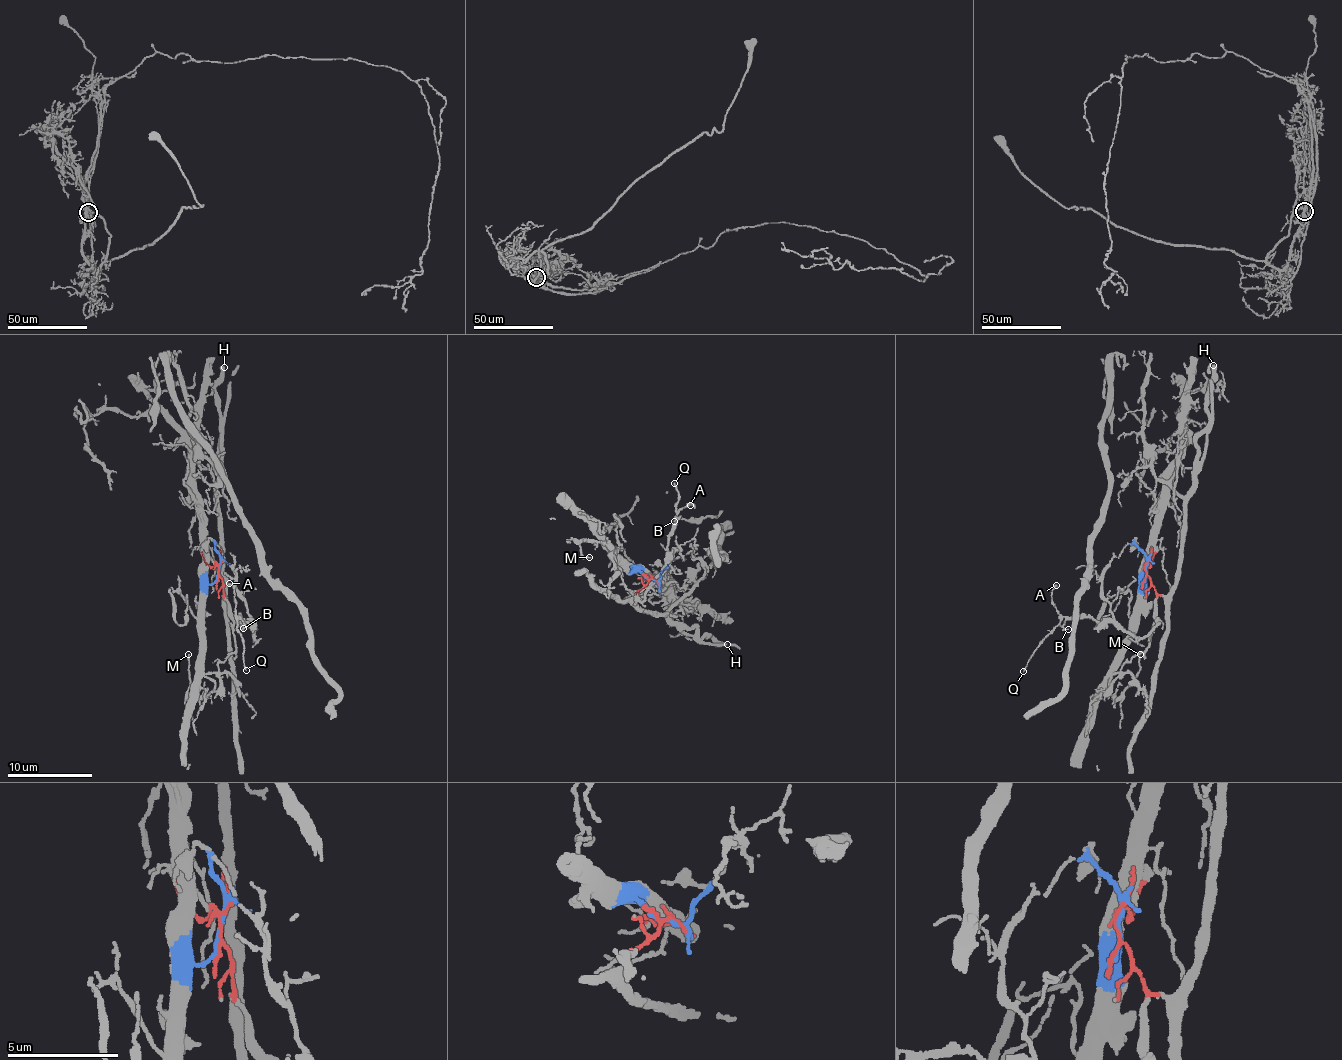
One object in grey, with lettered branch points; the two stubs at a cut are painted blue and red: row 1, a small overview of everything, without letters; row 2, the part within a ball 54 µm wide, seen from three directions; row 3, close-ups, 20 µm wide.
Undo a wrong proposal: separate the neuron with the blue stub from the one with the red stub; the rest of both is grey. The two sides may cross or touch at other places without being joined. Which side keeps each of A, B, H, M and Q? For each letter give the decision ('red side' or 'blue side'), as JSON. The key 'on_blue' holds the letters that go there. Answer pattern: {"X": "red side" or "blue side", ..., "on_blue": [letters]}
{"A": "red side", "B": "red side", "H": "red side", "M": "blue side", "Q": "red side", "on_blue": ["M"]}

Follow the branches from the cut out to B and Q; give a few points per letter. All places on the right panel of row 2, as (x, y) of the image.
B: (1145, 569), (1156, 593), (1158, 622), (1153, 630), (1137, 637), (1110, 622), (1085, 618), (1068, 618), (1067, 628)
Q: (1145, 569), (1156, 593), (1158, 622), (1153, 630), (1137, 637), (1110, 622), (1066, 618), (1041, 641), (1023, 671)

